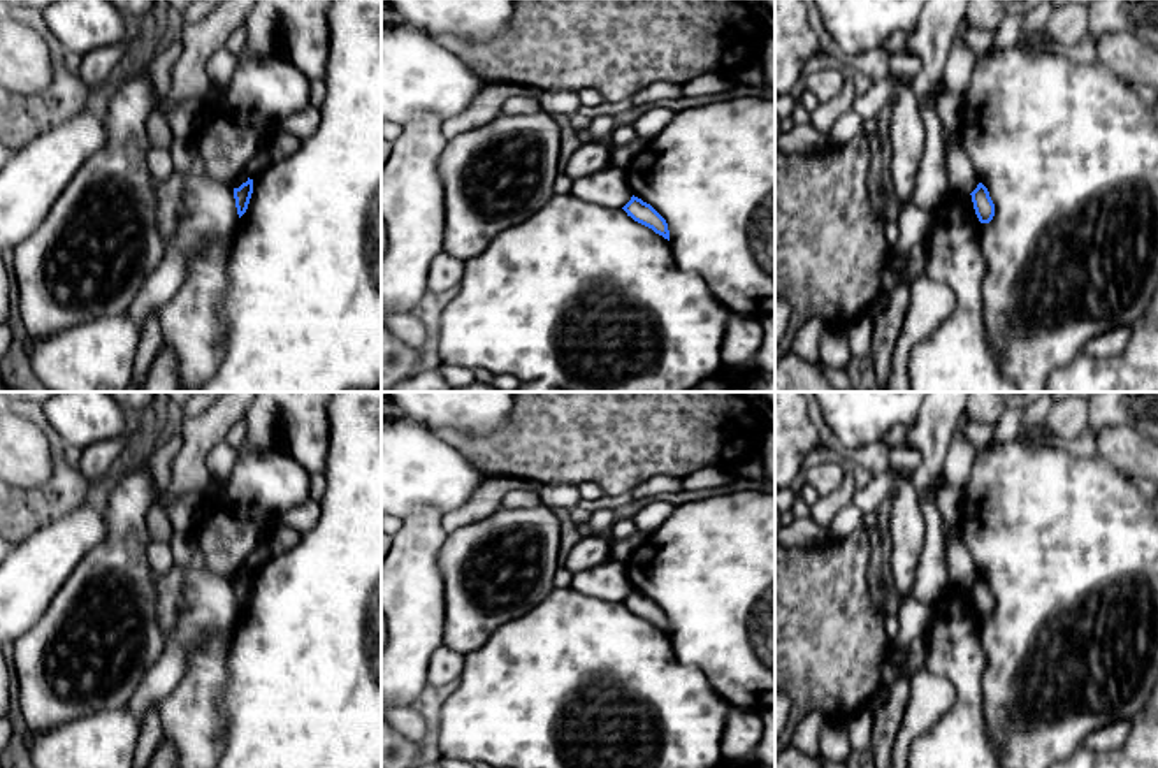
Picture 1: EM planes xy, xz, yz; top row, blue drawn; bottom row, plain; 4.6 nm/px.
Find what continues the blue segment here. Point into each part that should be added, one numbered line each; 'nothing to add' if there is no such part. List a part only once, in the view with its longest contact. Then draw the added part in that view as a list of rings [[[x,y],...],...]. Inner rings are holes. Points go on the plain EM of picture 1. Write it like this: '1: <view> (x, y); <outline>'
nothing to add

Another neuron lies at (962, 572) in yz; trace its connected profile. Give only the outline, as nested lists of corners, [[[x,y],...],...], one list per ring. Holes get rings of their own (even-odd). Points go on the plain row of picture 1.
[[[961,522],[954,525],[944,525],[945,538],[945,562],[947,576],[952,587],[966,589],[972,587],[977,578],[977,568],[973,564],[973,555],[961,534]]]

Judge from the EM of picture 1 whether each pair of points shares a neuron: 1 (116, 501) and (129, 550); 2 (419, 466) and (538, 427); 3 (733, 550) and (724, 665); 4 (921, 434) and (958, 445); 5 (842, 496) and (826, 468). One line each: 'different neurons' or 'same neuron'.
1: same neuron
2: different neurons
3: same neuron
4: different neurons
5: different neurons

